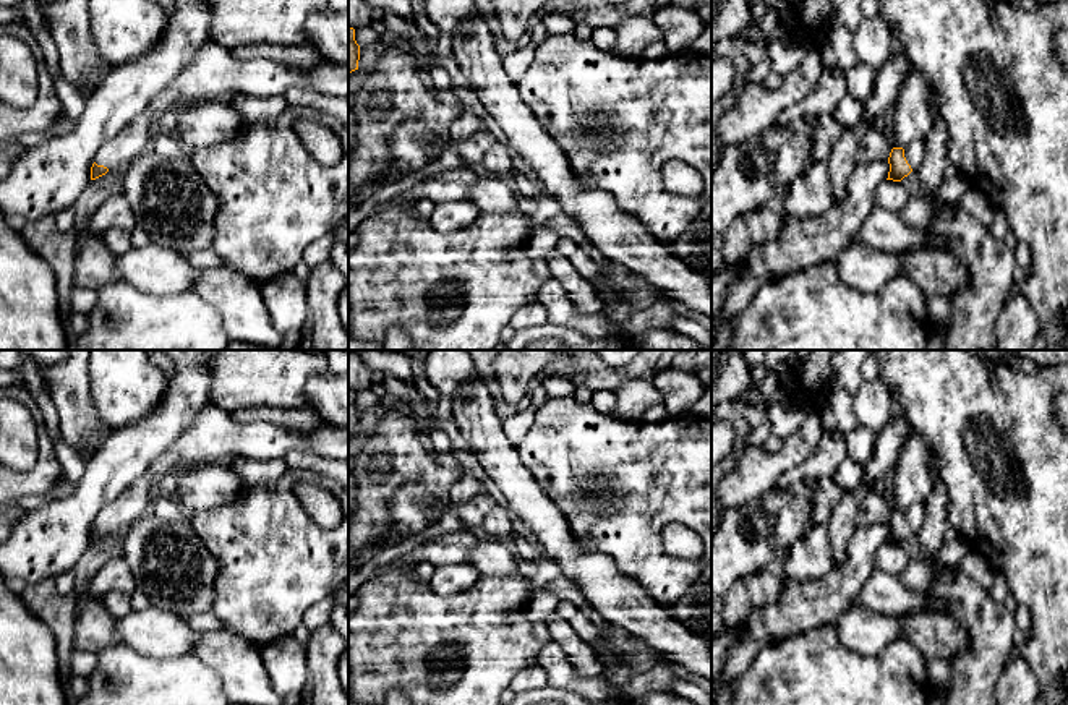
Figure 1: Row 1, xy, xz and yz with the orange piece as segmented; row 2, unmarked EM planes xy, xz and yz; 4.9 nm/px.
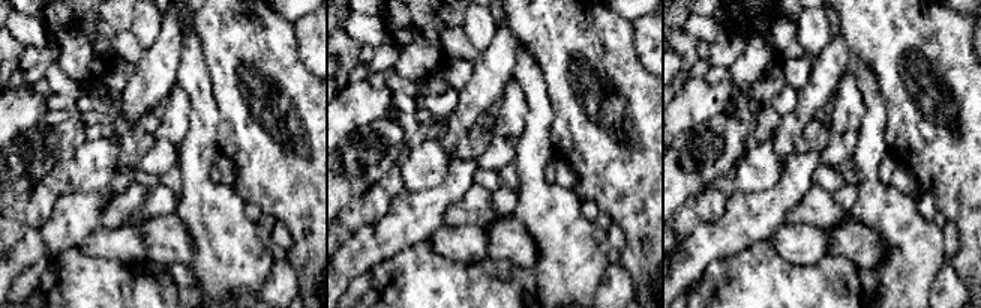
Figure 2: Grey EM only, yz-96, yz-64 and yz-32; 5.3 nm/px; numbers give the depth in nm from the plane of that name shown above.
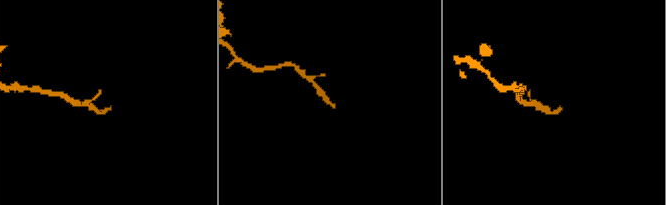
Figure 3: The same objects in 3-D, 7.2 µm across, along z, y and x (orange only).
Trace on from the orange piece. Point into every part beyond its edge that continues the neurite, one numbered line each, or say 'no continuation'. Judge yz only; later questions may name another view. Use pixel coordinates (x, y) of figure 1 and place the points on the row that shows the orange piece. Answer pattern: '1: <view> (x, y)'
1: yz (914, 153)

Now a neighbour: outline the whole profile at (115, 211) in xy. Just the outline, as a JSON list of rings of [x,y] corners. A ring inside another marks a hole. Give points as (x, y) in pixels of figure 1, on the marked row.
[[[120,194],[109,198],[100,207],[89,217],[88,225],[96,233],[104,233],[110,227],[118,227],[126,232],[135,232],[135,214],[130,203]]]

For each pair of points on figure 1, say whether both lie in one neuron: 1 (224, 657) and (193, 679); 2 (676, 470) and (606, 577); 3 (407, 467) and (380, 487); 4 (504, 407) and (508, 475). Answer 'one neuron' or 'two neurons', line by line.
1: two neurons
2: two neurons
3: one neuron
4: two neurons

